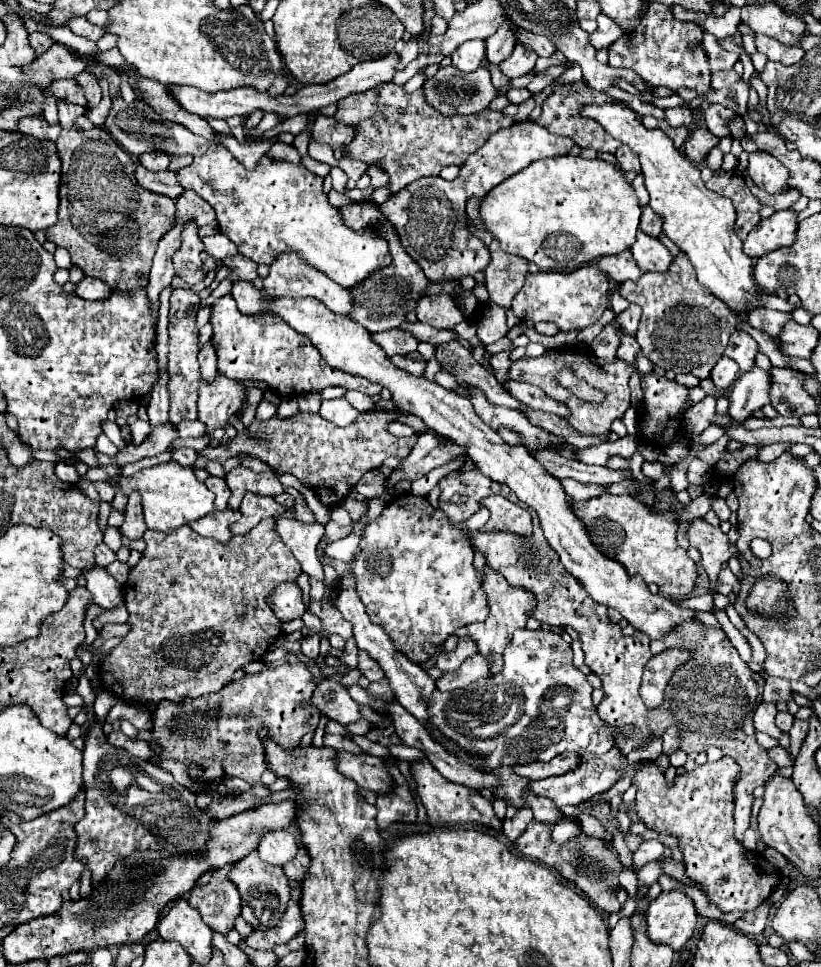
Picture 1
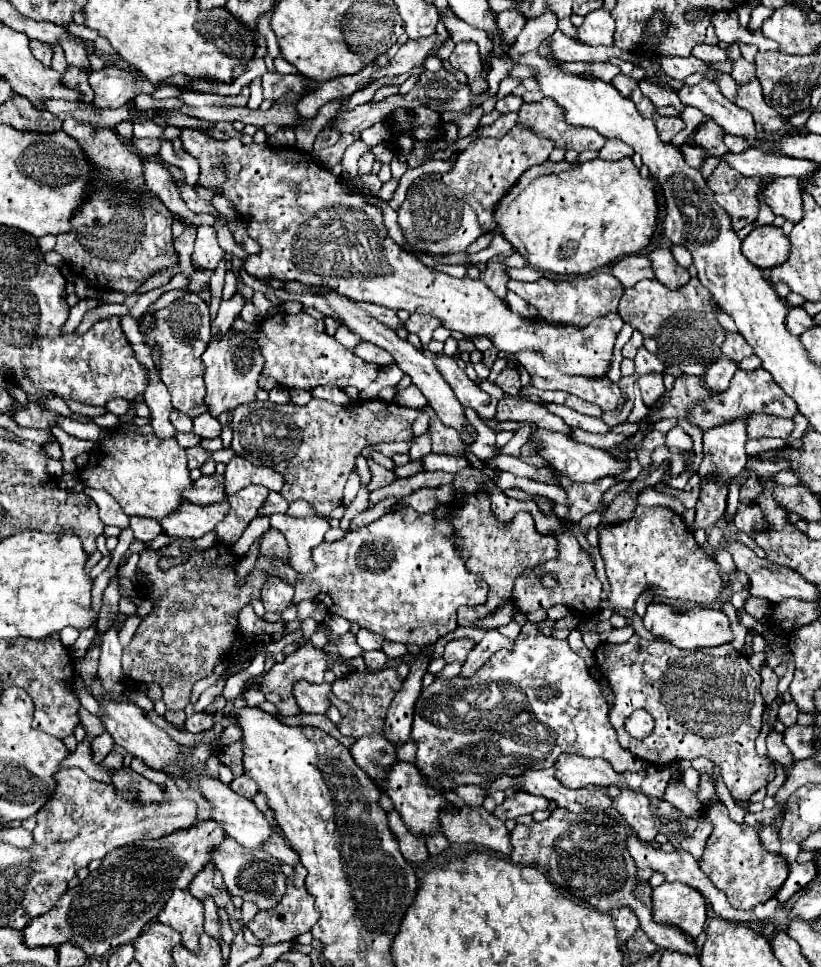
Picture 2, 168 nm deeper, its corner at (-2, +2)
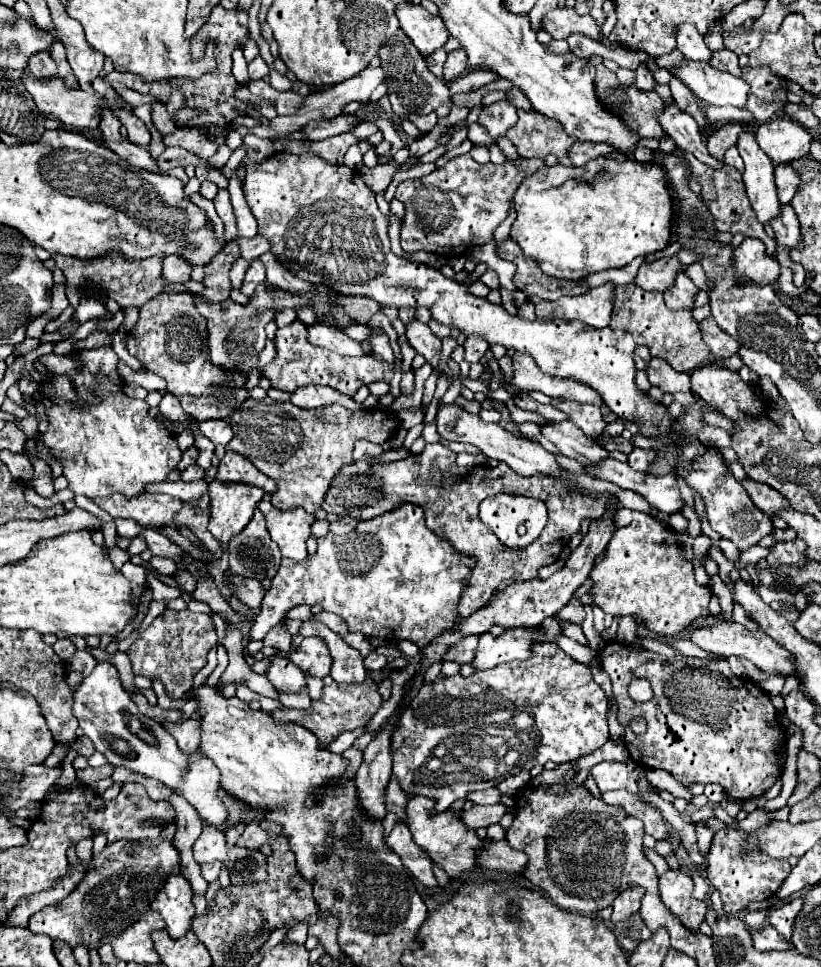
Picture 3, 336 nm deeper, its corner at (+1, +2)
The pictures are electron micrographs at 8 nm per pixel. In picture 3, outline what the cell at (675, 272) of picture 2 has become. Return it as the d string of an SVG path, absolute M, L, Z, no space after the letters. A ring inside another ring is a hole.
M677 273L673 287L665 291L665 303L669 305L669 309L683 309L683 307L693 309L695 293L697 293L695 283L685 273Z

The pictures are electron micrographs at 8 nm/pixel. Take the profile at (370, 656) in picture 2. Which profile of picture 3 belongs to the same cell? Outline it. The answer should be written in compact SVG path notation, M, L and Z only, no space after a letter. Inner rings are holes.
M371 651L371 653L365 657L365 667L367 667L369 671L381 671L381 669L385 667L385 663L387 663L385 655L379 655L379 653L375 653L375 651Z

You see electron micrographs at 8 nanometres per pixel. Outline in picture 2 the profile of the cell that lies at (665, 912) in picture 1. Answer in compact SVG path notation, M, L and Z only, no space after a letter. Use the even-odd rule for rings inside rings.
M674 881L654 889L654 919L666 925L676 925L690 937L698 937L706 925L708 903L696 889Z

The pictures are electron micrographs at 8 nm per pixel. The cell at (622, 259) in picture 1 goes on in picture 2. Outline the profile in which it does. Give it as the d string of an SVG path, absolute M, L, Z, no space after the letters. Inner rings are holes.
M630 255L630 257L620 259L612 267L612 275L620 279L624 287L632 287L642 279L654 279L652 263L648 261L646 255Z

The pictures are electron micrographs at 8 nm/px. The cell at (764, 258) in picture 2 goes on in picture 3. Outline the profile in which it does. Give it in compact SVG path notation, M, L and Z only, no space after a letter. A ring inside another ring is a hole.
M745 237L733 253L733 265L739 281L757 281L759 285L775 283L779 277L779 261L767 255L765 245L759 239Z

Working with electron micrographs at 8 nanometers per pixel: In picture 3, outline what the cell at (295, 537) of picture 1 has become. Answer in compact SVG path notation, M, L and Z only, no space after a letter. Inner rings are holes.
M265 495L259 503L267 519L267 529L271 539L279 545L281 555L293 561L303 561L307 557L307 537L311 535L311 525L317 521L315 515L305 513L303 509L281 511L271 505L271 495Z

